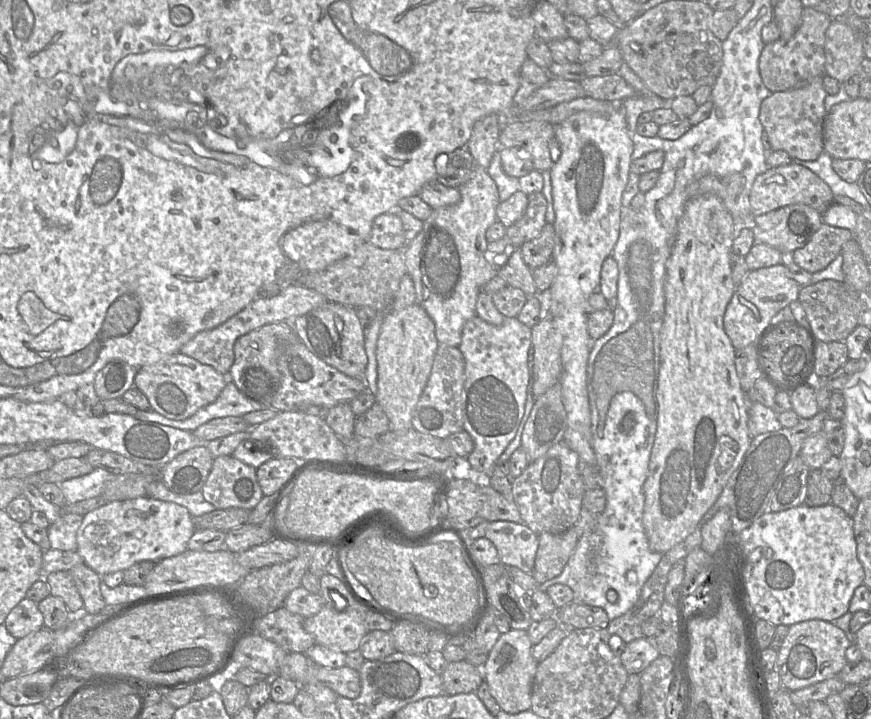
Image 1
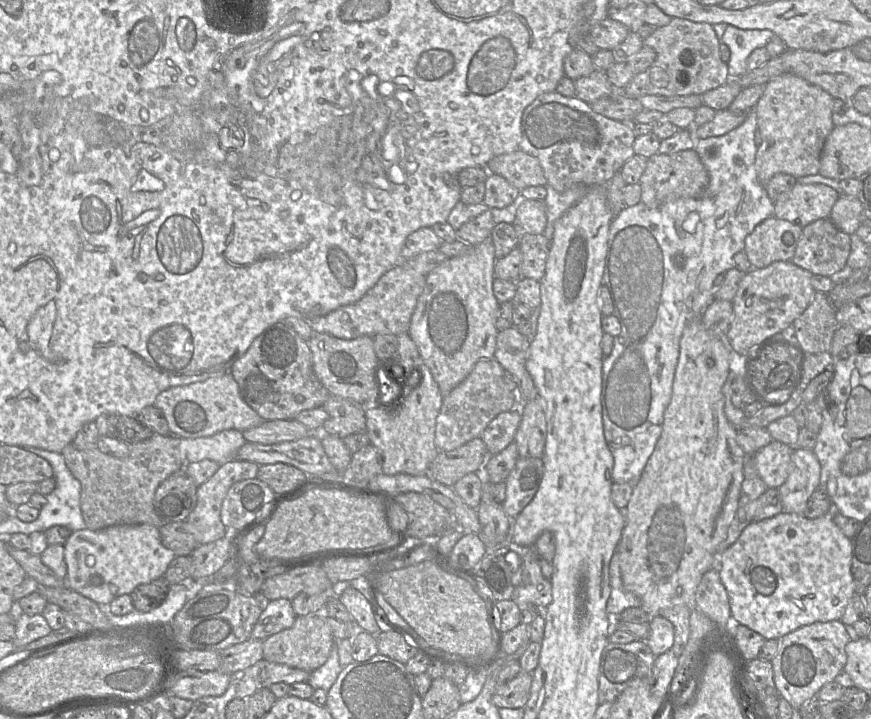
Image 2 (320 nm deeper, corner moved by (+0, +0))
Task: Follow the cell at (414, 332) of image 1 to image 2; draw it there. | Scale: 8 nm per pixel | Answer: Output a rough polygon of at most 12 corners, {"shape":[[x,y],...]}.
{"shape":[[430,369],[366,407],[386,475],[427,474],[443,395]]}

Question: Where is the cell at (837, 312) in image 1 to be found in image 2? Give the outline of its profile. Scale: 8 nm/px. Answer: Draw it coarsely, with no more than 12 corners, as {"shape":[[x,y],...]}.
{"shape":[[816,292],[793,322],[804,356],[829,352],[839,327],[827,294]]}

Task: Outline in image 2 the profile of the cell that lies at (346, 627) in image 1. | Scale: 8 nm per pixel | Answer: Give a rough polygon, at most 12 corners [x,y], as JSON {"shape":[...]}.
{"shape":[[325,613],[263,640],[267,661],[312,672],[336,640]]}

